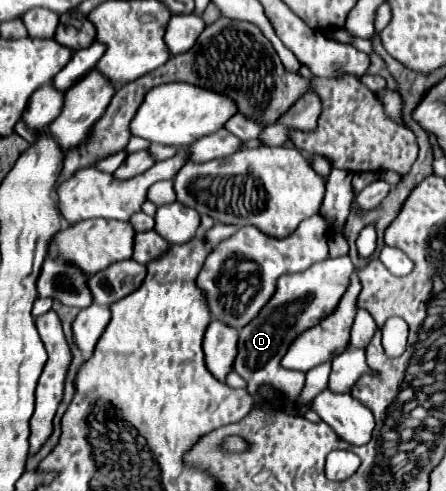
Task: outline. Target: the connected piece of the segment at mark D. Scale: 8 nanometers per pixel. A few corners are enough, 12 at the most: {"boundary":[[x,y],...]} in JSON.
{"boundary":[[350,257],[278,279],[238,329],[234,371],[250,393],[296,401],[306,373],[280,359],[296,335],[334,311]]}

